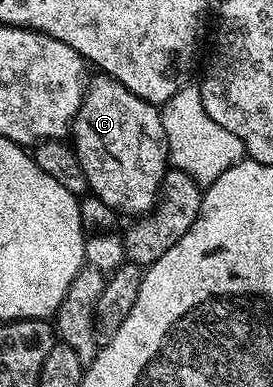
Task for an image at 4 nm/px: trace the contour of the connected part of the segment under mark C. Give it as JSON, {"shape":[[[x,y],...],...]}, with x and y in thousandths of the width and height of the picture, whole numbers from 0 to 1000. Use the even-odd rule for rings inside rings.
{"shape":[[[355,194],[330,207],[304,266],[267,310],[260,336],[260,382],[282,398],[304,432],[304,452],[319,452],[319,473],[337,506],[377,514],[392,535],[425,540],[432,553],[476,550],[476,563],[502,566],[542,553],[582,517],[590,465],[619,426],[619,382],[597,339],[590,284],[571,271],[509,256],[451,214],[414,199]]]}

